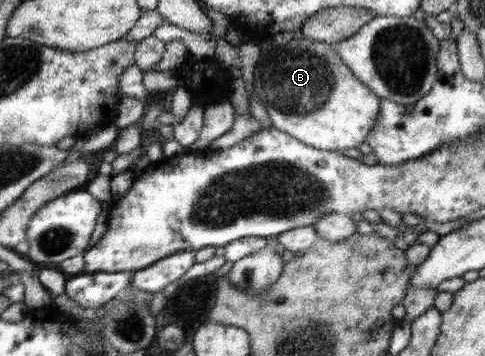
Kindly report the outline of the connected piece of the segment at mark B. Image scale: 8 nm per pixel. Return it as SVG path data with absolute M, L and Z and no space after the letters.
M303 38L302 40L292 39L284 46L275 46L270 52L268 52L268 54L260 54L254 68L254 82L255 92L259 95L261 102L267 109L271 127L295 137L298 141L301 141L314 149L336 152L342 155L344 153L344 149L364 147L364 142L367 141L368 134L372 131L377 117L379 116L381 97L372 93L372 90L368 89L368 86L361 83L352 74L352 70L343 62L343 59L336 53L336 50L331 44L322 43L320 41L312 41L308 38Z

